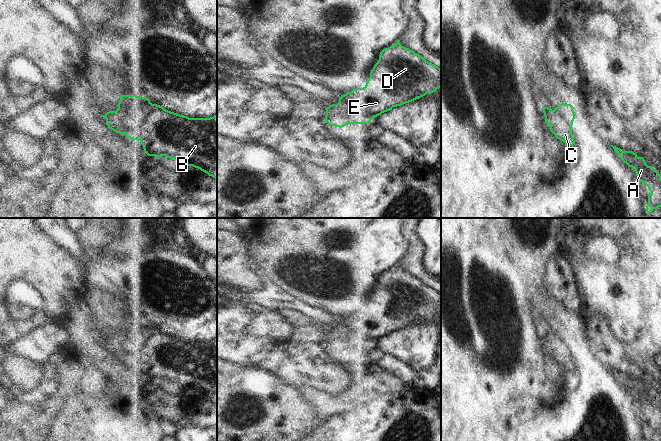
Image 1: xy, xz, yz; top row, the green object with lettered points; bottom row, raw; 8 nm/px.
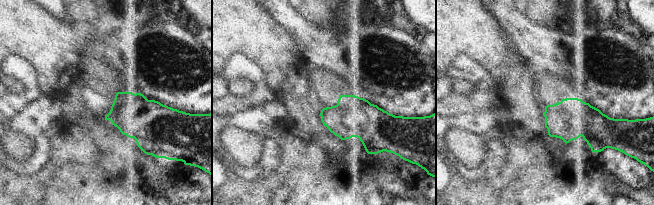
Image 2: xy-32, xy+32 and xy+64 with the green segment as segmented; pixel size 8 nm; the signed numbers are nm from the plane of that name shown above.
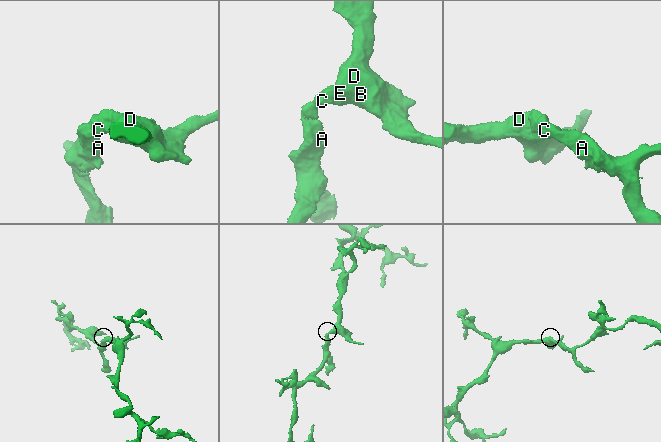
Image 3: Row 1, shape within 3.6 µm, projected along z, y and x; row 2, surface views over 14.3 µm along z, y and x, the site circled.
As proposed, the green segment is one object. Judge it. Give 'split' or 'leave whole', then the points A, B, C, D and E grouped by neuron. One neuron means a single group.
leave whole; groups A B C D E

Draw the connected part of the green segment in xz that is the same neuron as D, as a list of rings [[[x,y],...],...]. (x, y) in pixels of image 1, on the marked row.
[[[398,40],[380,52],[379,60],[370,72],[363,88],[353,89],[339,97],[337,104],[326,108],[325,122],[342,128],[347,124],[370,124],[374,117],[393,107],[412,102],[441,88],[441,69],[426,61],[421,55],[402,46]]]

